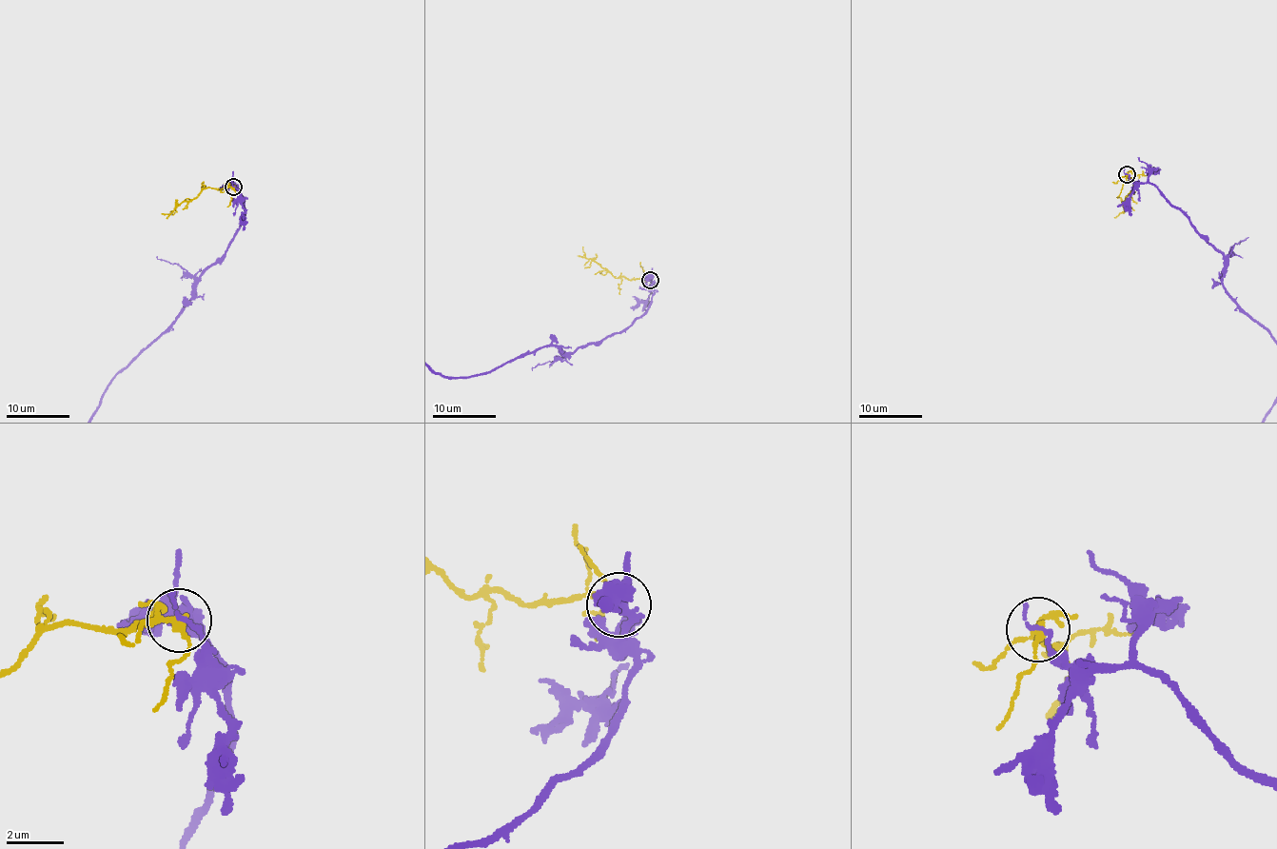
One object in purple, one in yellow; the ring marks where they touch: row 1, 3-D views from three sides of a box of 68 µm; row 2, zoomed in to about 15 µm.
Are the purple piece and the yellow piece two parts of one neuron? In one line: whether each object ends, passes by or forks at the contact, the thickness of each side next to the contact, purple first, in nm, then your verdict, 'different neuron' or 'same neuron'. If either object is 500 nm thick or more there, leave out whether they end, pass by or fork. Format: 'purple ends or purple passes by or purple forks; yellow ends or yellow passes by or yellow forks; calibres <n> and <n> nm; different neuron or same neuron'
purple ends; yellow forks; calibres 150 and 180 nm; different neuron

